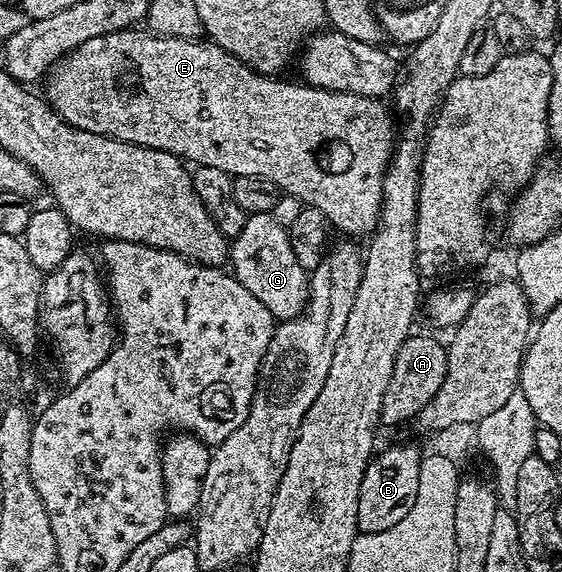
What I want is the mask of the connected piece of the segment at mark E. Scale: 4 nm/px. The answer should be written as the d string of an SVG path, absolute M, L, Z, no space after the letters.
M134 27L84 41L52 66L46 75L45 83L46 93L44 92L44 95L47 102L64 122L79 131L98 133L121 140L123 143L138 144L140 147L156 148L159 151L178 155L187 162L192 161L192 164L197 166L222 169L223 172L233 177L266 177L270 181L274 181L274 185L278 185L283 194L301 199L313 211L324 216L332 227L334 225L338 230L345 231L348 234L345 236L348 237L364 234L367 236L376 230L380 208L384 206L384 172L387 171L388 163L392 160L394 144L398 138L397 128L395 126L392 128L393 112L390 107L390 112L388 112L388 107L384 104L387 102L383 98L371 99L349 91L327 91L321 87L310 87L303 81L287 83L284 77L257 73L236 55L230 54L228 50L222 49L209 40L170 38Z

